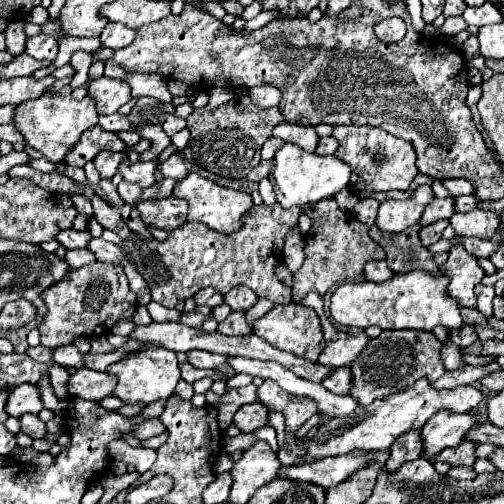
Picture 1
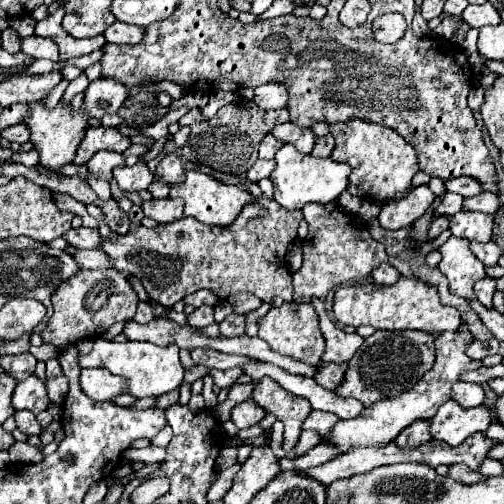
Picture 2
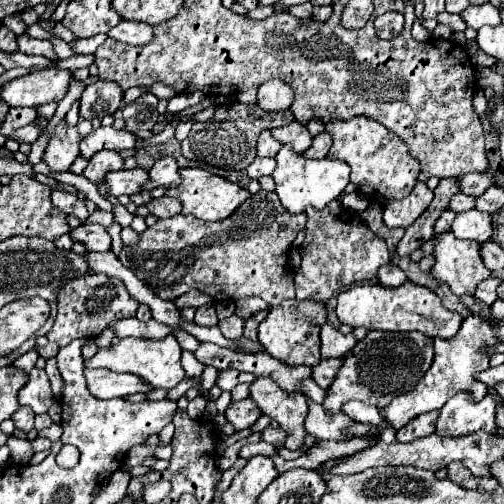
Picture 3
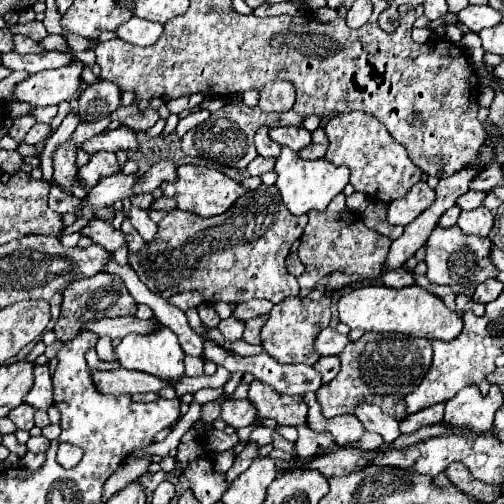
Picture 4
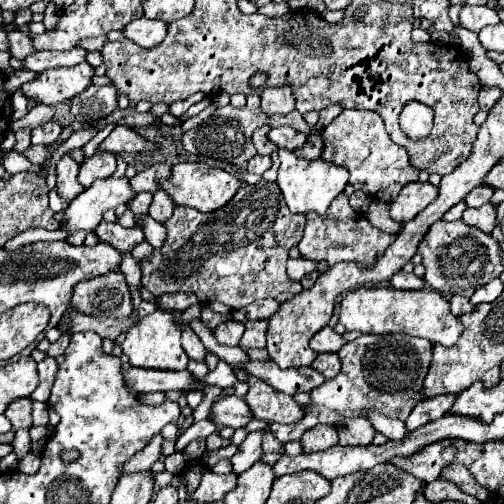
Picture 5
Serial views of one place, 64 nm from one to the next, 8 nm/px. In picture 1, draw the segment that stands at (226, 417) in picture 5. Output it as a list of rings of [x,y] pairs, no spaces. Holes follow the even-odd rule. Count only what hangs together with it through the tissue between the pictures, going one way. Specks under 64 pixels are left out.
[[[254,402],[254,404],[244,404],[236,414],[234,414],[234,424],[242,430],[242,432],[252,432],[260,426],[266,426],[268,422],[268,410]]]

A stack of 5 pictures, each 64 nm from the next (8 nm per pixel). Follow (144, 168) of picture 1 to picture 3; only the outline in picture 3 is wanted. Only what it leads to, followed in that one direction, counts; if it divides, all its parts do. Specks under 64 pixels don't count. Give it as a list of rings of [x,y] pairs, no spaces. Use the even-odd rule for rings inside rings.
[[[142,168],[134,170],[118,170],[110,172],[106,176],[106,186],[108,186],[108,196],[118,198],[120,194],[136,194],[140,192],[140,186],[148,180],[148,172]]]

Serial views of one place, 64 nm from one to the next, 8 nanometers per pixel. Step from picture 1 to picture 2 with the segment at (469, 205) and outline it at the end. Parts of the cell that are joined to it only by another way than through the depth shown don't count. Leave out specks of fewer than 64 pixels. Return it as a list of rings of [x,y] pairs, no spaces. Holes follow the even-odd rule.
[[[482,192],[474,198],[466,198],[464,202],[466,210],[480,210],[480,212],[488,212],[494,214],[500,208],[500,194],[496,192]]]

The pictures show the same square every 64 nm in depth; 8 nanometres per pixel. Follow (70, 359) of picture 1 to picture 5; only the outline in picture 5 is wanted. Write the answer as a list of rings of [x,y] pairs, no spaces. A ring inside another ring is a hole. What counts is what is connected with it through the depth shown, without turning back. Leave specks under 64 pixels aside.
[[[192,304],[182,312],[182,324],[176,322],[174,314],[168,310],[156,310],[144,318],[140,318],[126,334],[122,342],[122,352],[130,358],[132,366],[138,368],[158,368],[158,370],[186,370],[188,356],[180,344],[180,334],[184,326],[190,326],[194,318],[200,318],[200,304]]]

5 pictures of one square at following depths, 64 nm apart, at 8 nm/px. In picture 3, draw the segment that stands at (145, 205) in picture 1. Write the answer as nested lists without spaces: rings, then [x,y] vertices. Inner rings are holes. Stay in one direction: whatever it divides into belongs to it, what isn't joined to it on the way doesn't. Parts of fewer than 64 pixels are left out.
[[[162,196],[162,198],[154,198],[152,202],[146,204],[146,208],[150,210],[150,214],[158,216],[158,218],[170,218],[174,214],[178,214],[180,208],[180,200],[178,198],[170,198],[170,196]]]

